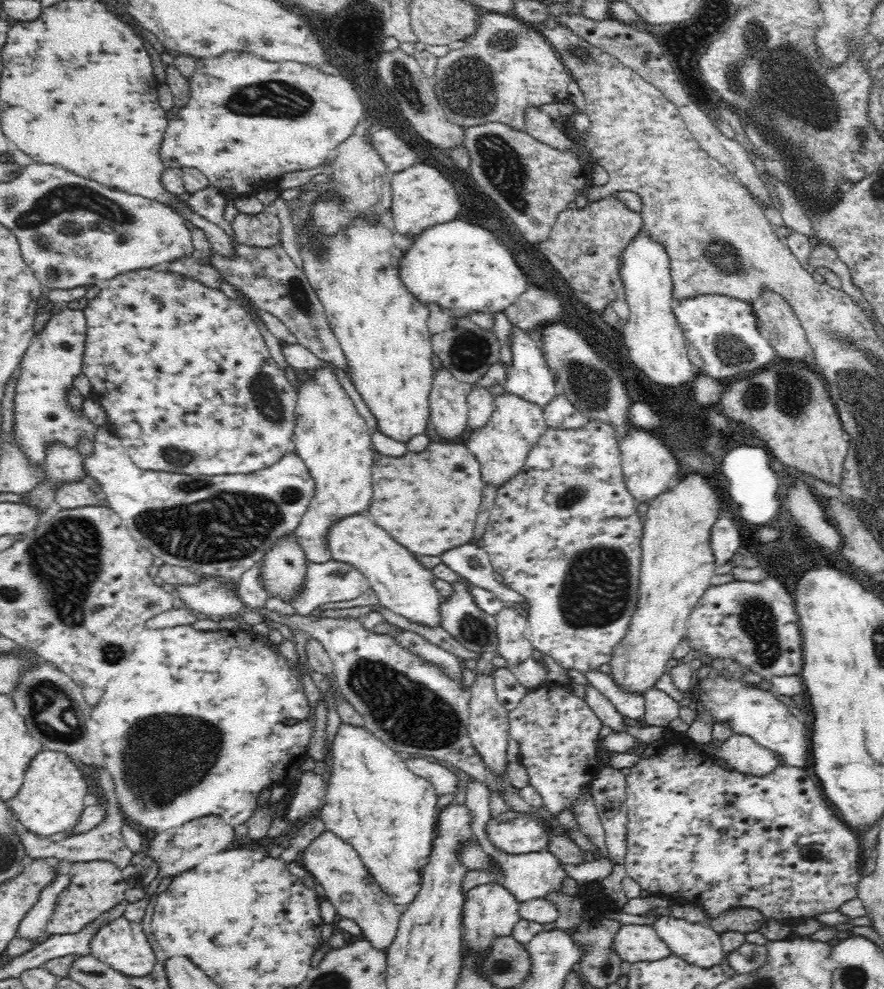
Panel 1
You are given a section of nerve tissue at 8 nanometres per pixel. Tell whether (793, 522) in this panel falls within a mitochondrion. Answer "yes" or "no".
no

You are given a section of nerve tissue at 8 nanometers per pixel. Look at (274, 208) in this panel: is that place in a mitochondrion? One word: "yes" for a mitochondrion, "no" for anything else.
no

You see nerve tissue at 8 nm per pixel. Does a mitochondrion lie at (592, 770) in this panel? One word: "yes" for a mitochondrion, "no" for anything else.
no

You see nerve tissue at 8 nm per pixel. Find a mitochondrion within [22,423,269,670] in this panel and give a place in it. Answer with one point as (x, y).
(187, 459)

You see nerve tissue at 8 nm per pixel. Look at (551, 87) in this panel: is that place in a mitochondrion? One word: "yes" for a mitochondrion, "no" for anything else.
no

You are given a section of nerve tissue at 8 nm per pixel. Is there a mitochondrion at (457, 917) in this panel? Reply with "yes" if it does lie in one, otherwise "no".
no

